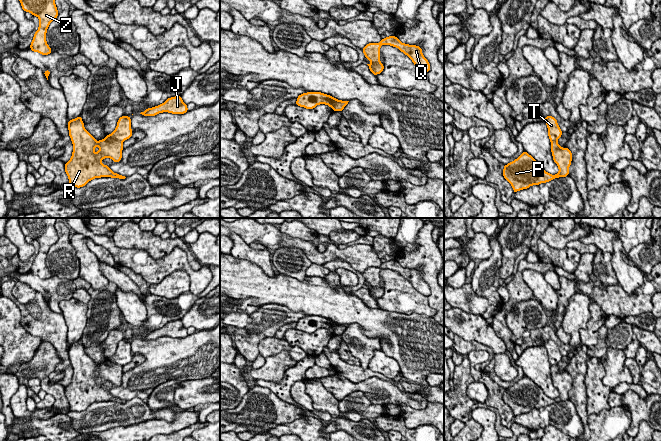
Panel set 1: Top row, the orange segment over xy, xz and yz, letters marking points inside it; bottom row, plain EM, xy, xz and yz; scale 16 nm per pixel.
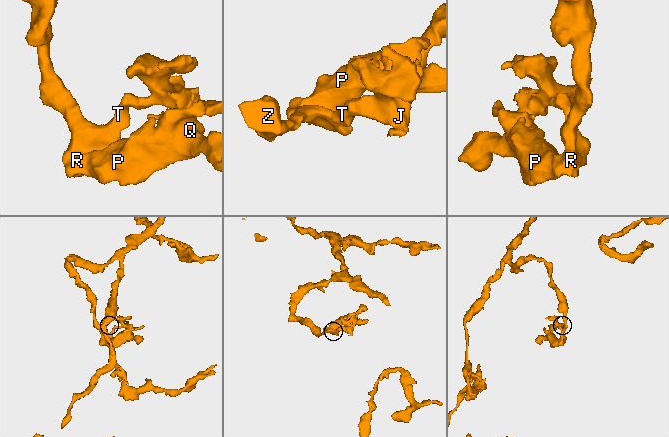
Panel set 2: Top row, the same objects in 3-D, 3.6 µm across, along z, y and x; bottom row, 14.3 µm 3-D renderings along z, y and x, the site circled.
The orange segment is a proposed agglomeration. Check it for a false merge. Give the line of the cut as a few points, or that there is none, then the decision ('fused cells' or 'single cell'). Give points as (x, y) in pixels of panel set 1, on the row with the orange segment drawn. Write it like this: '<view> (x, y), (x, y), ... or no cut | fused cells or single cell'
xy (109, 135), (121, 142) | fused cells

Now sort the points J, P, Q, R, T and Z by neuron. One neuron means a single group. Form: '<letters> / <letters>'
J T / P Q R Z

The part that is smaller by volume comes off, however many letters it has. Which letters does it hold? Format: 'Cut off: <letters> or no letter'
Cut off: J, T

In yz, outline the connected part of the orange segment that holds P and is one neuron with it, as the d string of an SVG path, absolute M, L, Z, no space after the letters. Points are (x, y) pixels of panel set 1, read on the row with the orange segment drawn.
M551 141L553 161L557 164L559 172L551 175L543 166L527 152L523 152L513 162L504 165L503 176L513 187L514 193L527 189L532 185L546 183L554 178L569 175L569 166L572 161L572 153L566 147L562 148L557 141Z

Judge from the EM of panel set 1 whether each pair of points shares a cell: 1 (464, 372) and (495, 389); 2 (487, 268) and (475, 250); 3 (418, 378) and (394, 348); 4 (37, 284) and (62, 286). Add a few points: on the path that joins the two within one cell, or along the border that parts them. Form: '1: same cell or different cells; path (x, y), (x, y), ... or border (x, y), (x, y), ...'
1: different cells; border (467, 356), (470, 362), (470, 374), (475, 381)
2: different cells; border (490, 240), (491, 255), (481, 261)
3: same cell; path (416, 371), (400, 355)
4: same cell; path (43, 286), (56, 286)

